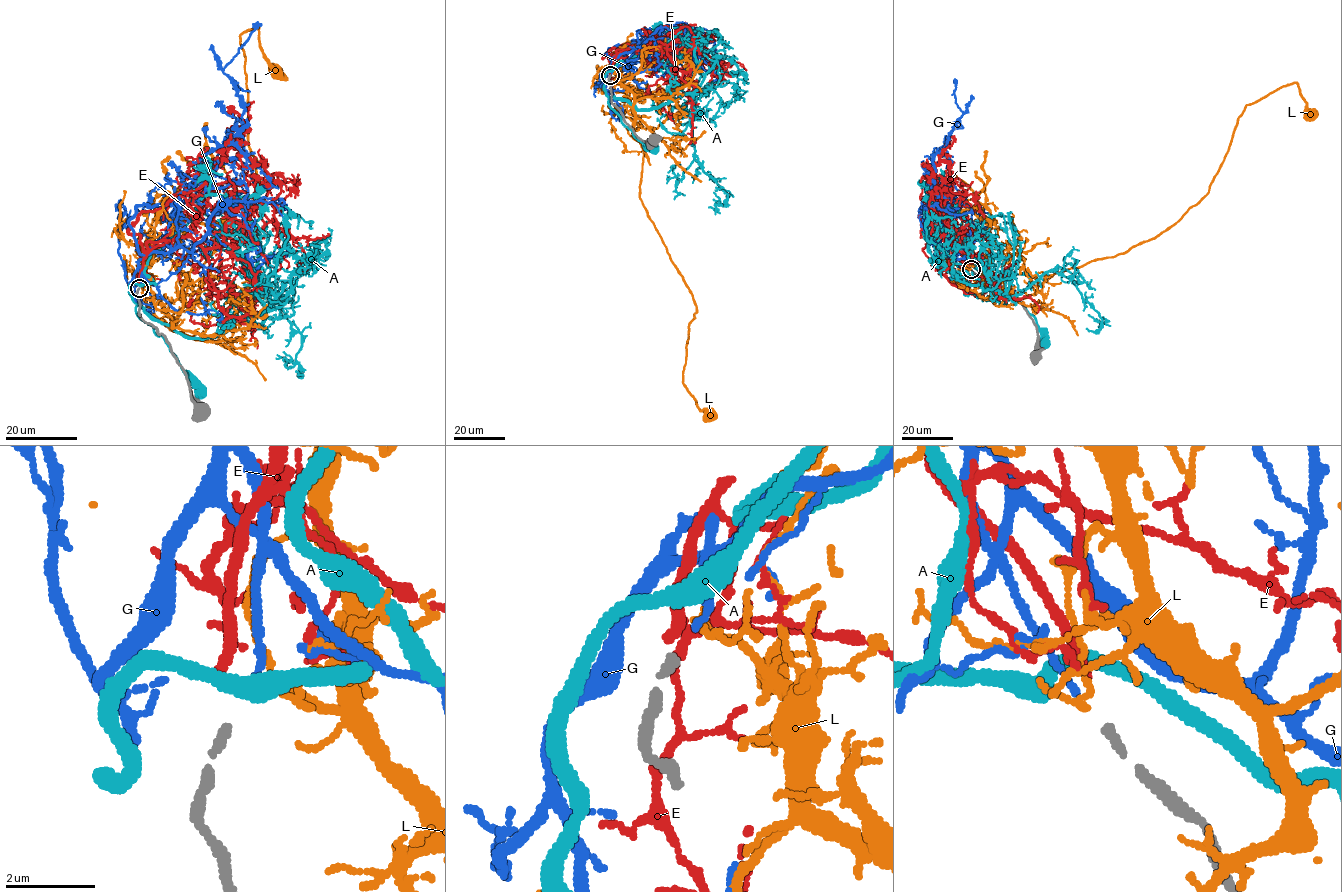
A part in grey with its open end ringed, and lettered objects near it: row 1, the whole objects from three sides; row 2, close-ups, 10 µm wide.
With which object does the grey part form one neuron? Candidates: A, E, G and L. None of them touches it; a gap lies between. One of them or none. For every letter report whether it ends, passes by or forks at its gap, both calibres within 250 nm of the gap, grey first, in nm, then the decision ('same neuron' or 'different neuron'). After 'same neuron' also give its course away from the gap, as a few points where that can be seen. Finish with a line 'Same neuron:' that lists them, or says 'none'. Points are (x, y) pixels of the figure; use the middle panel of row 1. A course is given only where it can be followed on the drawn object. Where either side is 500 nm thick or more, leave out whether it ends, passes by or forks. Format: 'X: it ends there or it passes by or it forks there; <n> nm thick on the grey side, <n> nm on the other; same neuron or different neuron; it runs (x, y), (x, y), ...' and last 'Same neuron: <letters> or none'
A: it passes by; 200 nm thick on the grey side, 380 nm on the other; different neuron
E: it ends there; 200 nm thick on the grey side, 200 nm on the other; different neuron
G: it ends there; 200 nm thick on the grey side, 120 nm on the other; same neuron; it runs (611, 73), (618, 56), (629, 58), (665, 28), (680, 37), (673, 51), (658, 57), (662, 66), (698, 51)
L: it passes by; 200 nm thick on the grey side, 120 nm on the other; different neuron
Same neuron: G

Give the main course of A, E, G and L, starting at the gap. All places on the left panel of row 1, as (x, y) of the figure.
A: (139, 285), (130, 286), (131, 298), (138, 304), (136, 314), (160, 335), (181, 370), (203, 388), (202, 391)
E: (139, 284), (143, 258), (188, 236), (209, 262), (207, 277), (227, 314), (243, 316), (251, 299), (257, 348)
G: (140, 286), (139, 263), (164, 234), (197, 162), (224, 145), (233, 127), (206, 166), (208, 187), (262, 211)
L: (142, 285), (144, 272), (173, 330), (180, 276), (239, 228), (258, 189), (244, 32), (258, 27), (276, 71)

